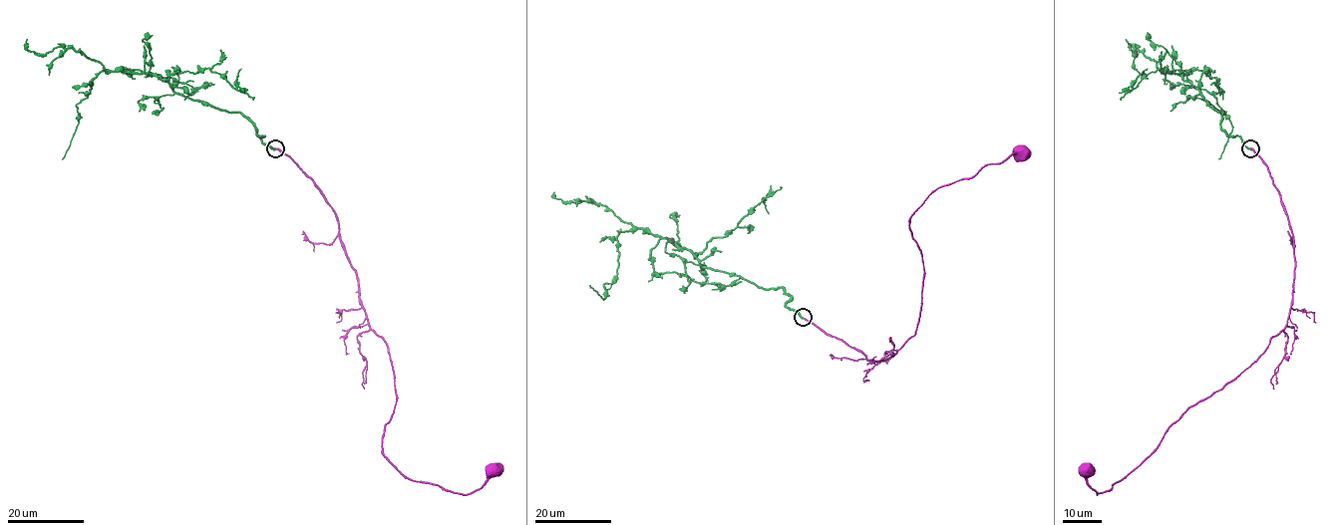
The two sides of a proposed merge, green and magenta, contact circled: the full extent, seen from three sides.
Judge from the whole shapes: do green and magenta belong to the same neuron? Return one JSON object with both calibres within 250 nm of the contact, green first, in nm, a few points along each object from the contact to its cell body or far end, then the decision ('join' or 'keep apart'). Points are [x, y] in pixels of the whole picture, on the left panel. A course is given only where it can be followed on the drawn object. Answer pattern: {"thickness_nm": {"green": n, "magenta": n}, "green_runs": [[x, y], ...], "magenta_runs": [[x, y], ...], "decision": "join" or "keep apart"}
{"thickness_nm": {"green": 400, "magenta": 240}, "green_runs": [[274, 147], [239, 113], [176, 94], [157, 76], [102, 71], [76, 105], [76, 130], [62, 159]], "magenta_runs": [[274, 147], [334, 212], [358, 302], [387, 347], [396, 400], [382, 453], [411, 480], [460, 494], [495, 472]], "decision": "keep apart"}

